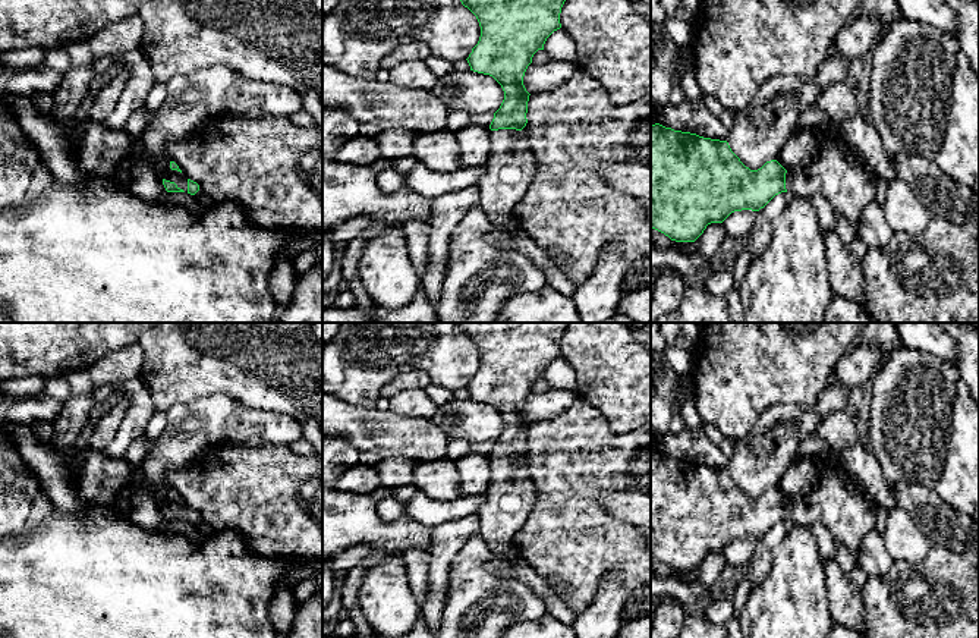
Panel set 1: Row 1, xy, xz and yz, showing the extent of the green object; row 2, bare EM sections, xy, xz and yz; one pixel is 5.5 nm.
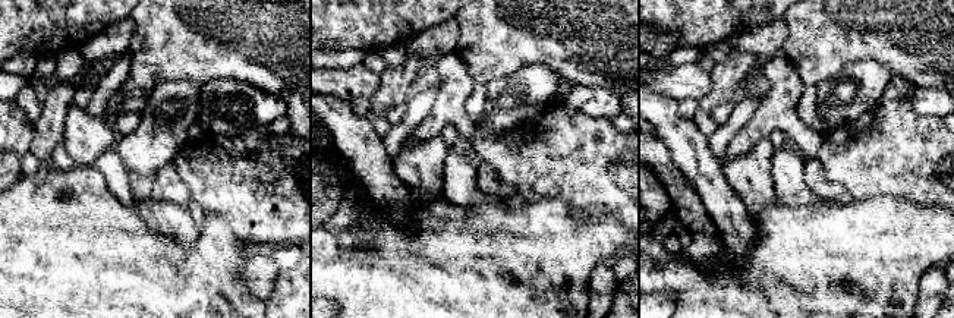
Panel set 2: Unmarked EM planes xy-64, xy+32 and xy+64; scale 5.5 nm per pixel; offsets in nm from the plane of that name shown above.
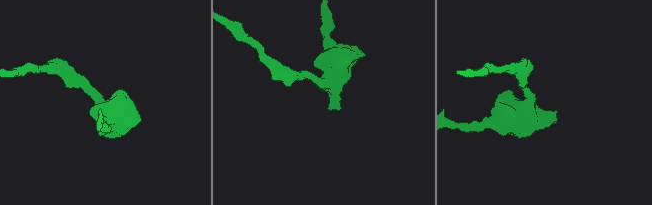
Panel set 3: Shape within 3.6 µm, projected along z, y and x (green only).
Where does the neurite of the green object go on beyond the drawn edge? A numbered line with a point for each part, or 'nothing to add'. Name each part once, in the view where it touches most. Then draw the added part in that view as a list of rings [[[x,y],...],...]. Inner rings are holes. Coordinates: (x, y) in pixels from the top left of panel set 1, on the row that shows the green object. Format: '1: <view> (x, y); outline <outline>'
1: xy (167, 173); outline [[[167,160],[164,164],[161,164],[161,177],[170,182],[174,182],[177,188],[183,189],[188,192],[188,177],[177,172],[170,169],[170,161]]]

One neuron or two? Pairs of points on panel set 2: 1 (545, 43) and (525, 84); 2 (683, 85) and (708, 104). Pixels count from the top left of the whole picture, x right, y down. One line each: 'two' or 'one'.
1: two
2: two

